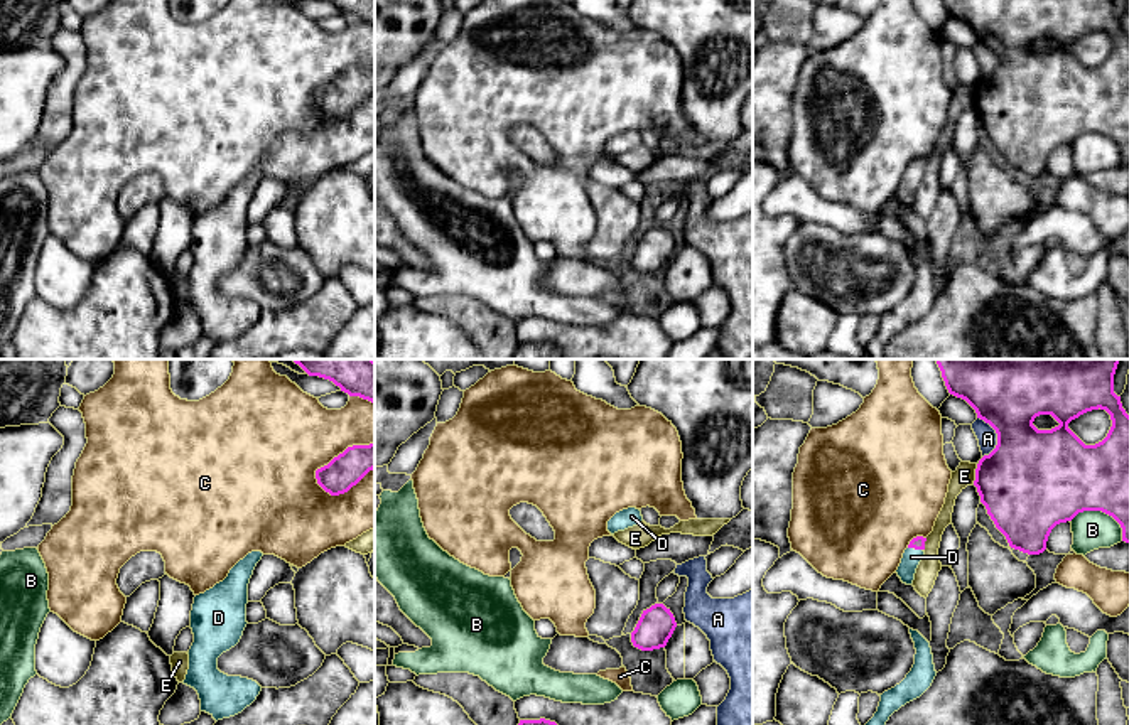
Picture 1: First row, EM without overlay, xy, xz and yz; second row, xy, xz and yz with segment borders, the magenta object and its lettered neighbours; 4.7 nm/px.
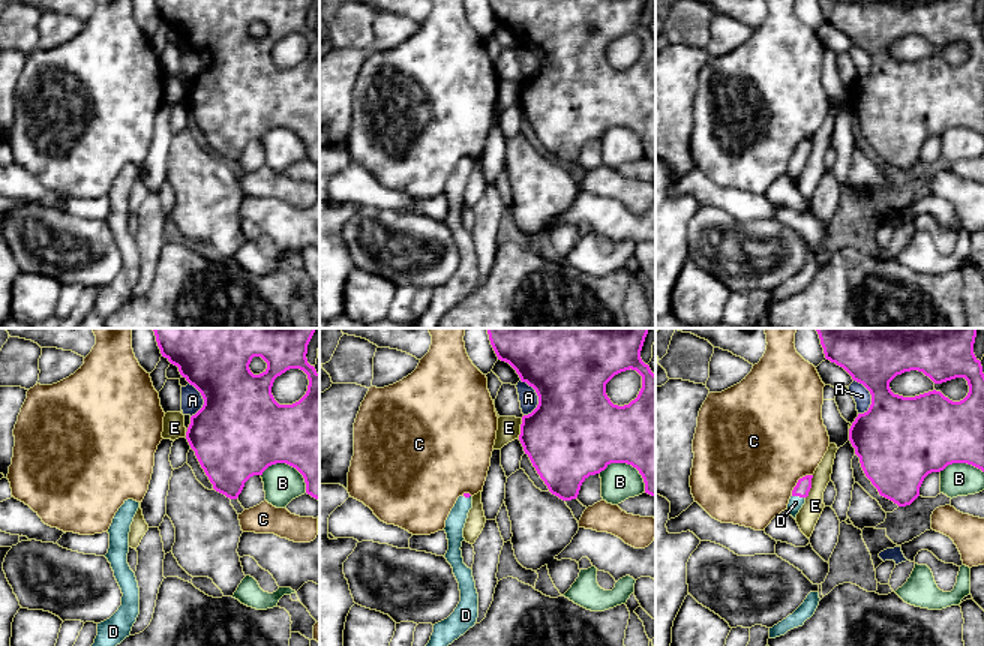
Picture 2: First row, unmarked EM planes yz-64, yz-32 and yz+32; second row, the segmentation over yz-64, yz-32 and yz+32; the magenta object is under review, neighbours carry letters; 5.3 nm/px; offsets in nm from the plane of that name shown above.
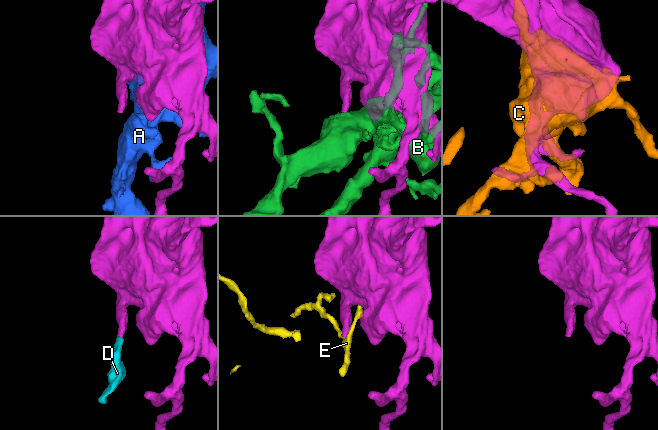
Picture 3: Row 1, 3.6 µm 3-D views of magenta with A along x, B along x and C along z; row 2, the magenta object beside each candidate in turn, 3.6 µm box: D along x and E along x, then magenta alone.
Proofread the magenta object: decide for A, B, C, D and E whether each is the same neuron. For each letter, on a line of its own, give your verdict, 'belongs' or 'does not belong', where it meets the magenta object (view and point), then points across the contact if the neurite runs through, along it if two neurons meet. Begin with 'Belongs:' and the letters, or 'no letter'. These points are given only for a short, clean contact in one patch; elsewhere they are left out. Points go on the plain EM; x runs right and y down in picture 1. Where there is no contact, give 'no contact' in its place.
Belongs: D
A: does not belong; meets magenta in yz at (998, 59)
B: does not belong; meets magenta in yz at (1102, 134)
C: does not belong; meets magenta in xy at (340, 76)
D: belongs; meets magenta in yz at (915, 171); runs through yz (918, 166), (915, 171), (912, 179)
E: does not belong; meets magenta in yz at (976, 96)

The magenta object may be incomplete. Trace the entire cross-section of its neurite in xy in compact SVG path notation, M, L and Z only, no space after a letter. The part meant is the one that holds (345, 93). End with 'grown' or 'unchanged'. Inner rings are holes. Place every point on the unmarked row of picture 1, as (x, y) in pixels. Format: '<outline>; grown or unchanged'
M375 64L353 67L334 79L327 88L316 93L317 106L331 118L348 115L370 93L375 91Z; unchanged

